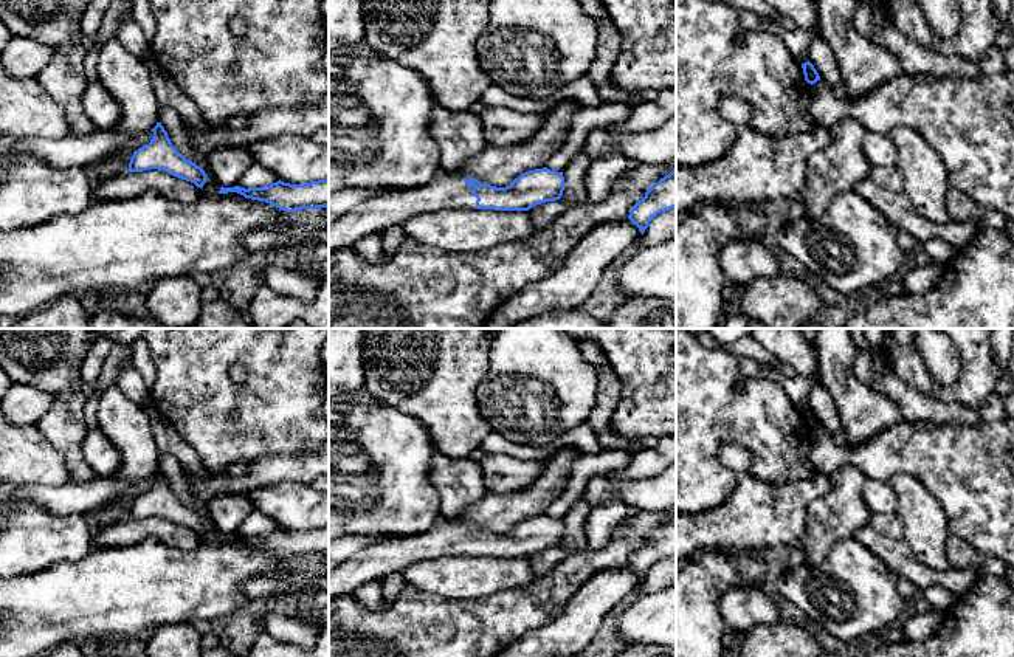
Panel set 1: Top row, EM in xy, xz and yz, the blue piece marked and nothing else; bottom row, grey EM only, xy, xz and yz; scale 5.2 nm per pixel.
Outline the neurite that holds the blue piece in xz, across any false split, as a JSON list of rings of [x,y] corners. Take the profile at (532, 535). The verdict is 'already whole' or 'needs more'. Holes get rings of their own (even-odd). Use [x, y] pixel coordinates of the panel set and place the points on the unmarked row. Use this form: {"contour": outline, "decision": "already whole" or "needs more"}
{"contour": [[[547,514],[521,521],[505,535],[484,531],[474,525],[439,521],[429,531],[364,549],[329,575],[329,601],[354,593],[360,586],[402,572],[406,566],[443,555],[529,558],[560,547],[563,519]]], "decision": "needs more"}

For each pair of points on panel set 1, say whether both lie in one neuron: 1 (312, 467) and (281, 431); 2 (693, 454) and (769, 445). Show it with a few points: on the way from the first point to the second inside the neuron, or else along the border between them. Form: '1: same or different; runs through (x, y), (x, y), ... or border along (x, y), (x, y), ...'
1: different; border along (312, 448), (264, 454), (261, 457)
2: same; runs through (712, 436), (715, 433), (751, 433)

